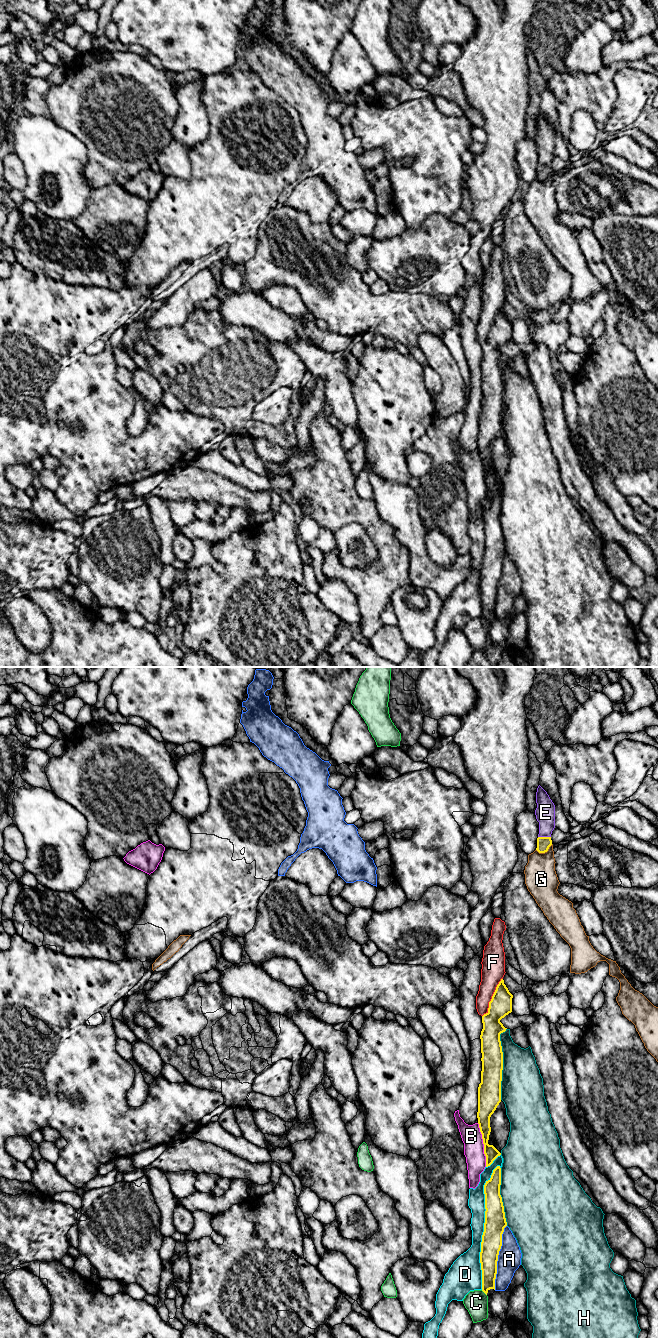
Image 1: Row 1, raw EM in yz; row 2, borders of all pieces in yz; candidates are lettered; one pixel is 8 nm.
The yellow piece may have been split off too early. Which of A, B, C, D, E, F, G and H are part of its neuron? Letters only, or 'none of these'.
E

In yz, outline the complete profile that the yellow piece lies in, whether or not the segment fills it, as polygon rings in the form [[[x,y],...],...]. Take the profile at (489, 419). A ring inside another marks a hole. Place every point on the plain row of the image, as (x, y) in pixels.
[[[501,307],[489,330],[488,340],[482,344],[481,359],[482,399],[478,415],[478,452],[484,472],[486,495],[490,494],[501,481],[488,472],[491,460],[490,445],[501,430],[501,409],[503,398],[503,380],[500,362],[507,356],[500,350],[512,340],[513,323]]]

